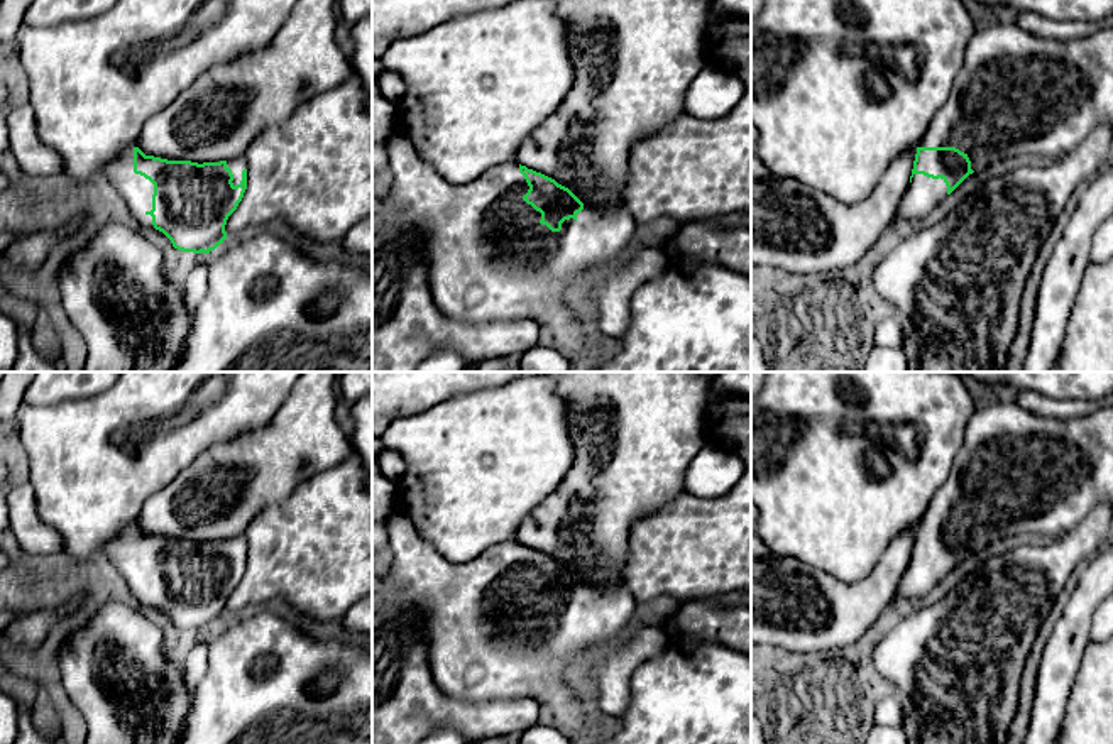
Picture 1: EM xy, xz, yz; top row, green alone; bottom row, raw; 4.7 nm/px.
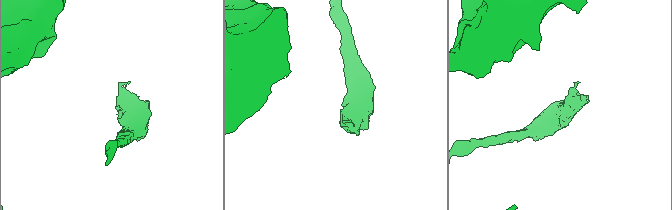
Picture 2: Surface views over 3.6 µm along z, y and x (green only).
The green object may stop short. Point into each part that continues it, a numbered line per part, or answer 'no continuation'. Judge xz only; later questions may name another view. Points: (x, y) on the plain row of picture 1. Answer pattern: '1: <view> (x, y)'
1: xz (489, 638)

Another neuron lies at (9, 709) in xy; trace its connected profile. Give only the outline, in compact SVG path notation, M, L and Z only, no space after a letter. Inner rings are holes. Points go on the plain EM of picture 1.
M0 690L0 744L15 744L19 736L19 703Z

